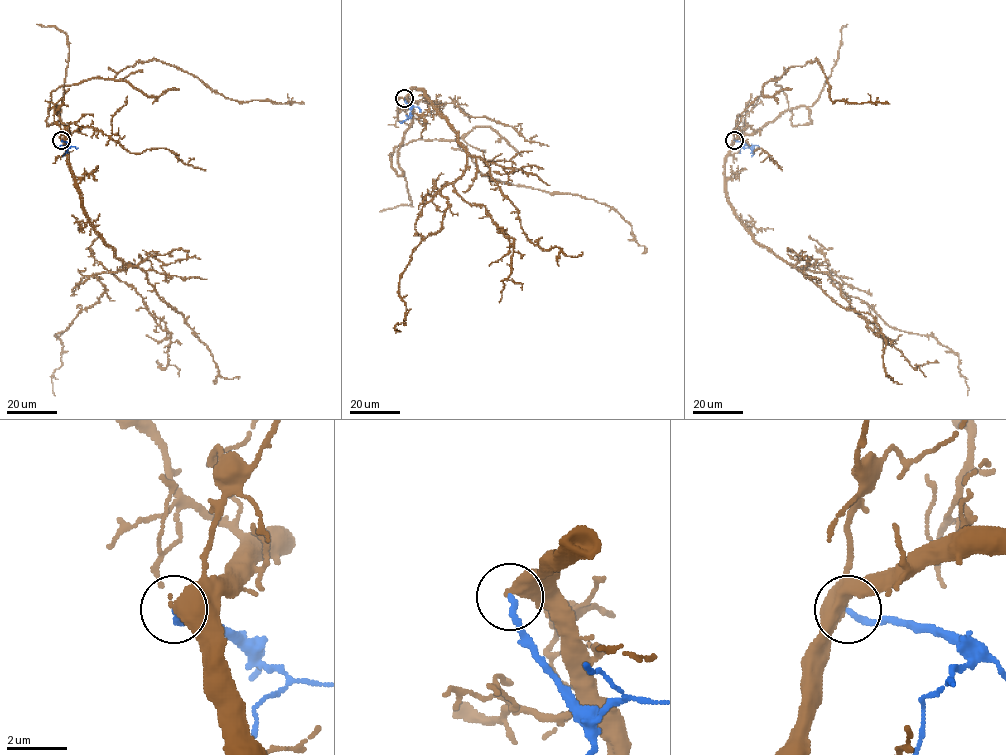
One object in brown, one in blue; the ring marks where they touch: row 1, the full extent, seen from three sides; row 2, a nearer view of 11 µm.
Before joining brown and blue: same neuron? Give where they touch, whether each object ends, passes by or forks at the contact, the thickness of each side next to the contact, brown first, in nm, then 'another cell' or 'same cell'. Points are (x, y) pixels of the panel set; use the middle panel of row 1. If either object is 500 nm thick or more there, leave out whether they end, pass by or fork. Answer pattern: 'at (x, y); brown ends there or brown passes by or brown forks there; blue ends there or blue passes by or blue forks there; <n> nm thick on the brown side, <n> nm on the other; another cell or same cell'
at (404, 98); 600 nm thick on the brown side, 190 nm on the other; another cell

